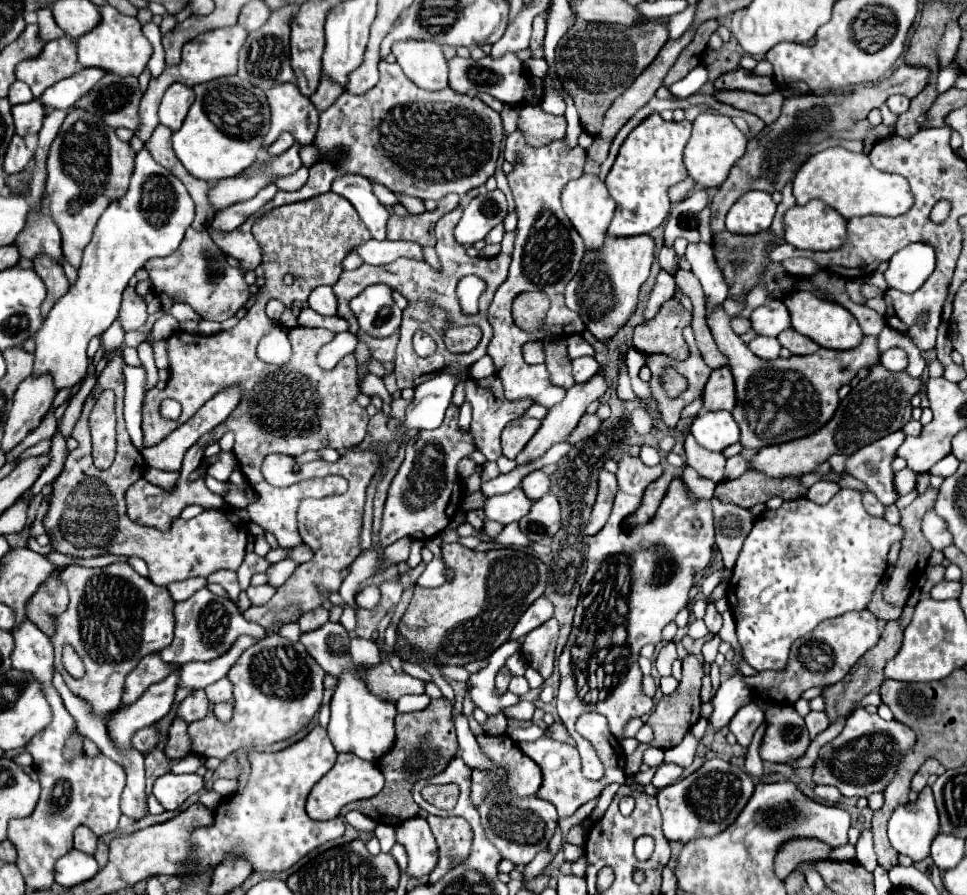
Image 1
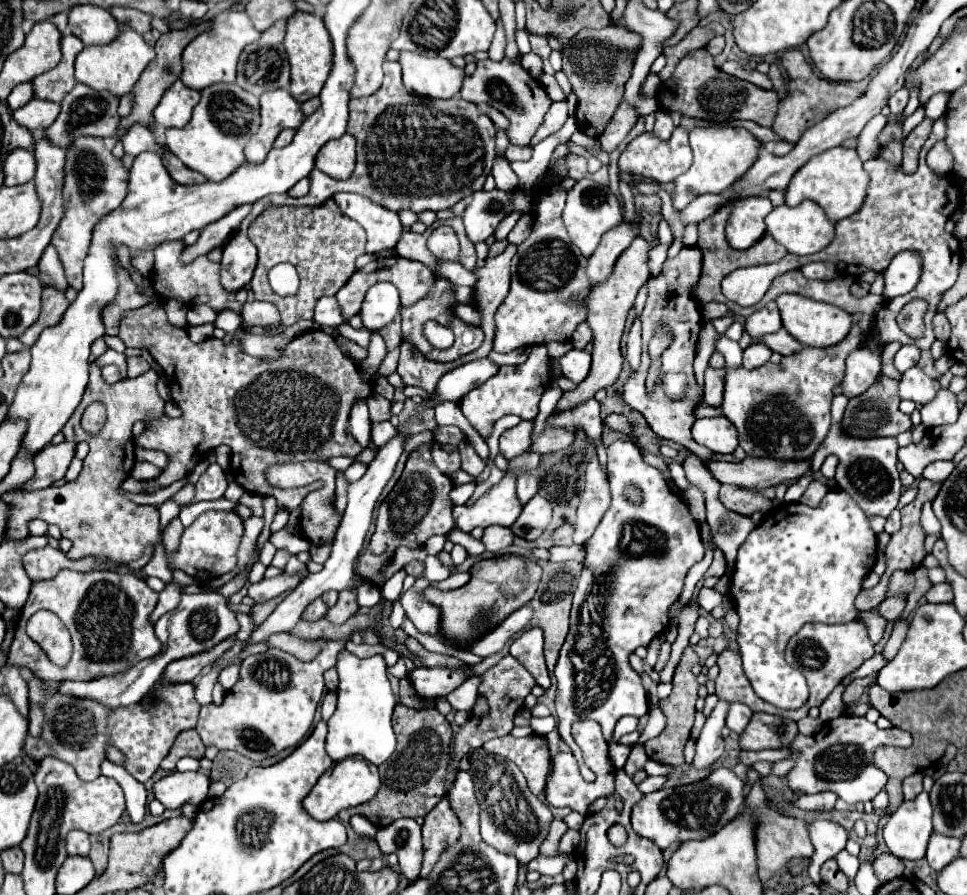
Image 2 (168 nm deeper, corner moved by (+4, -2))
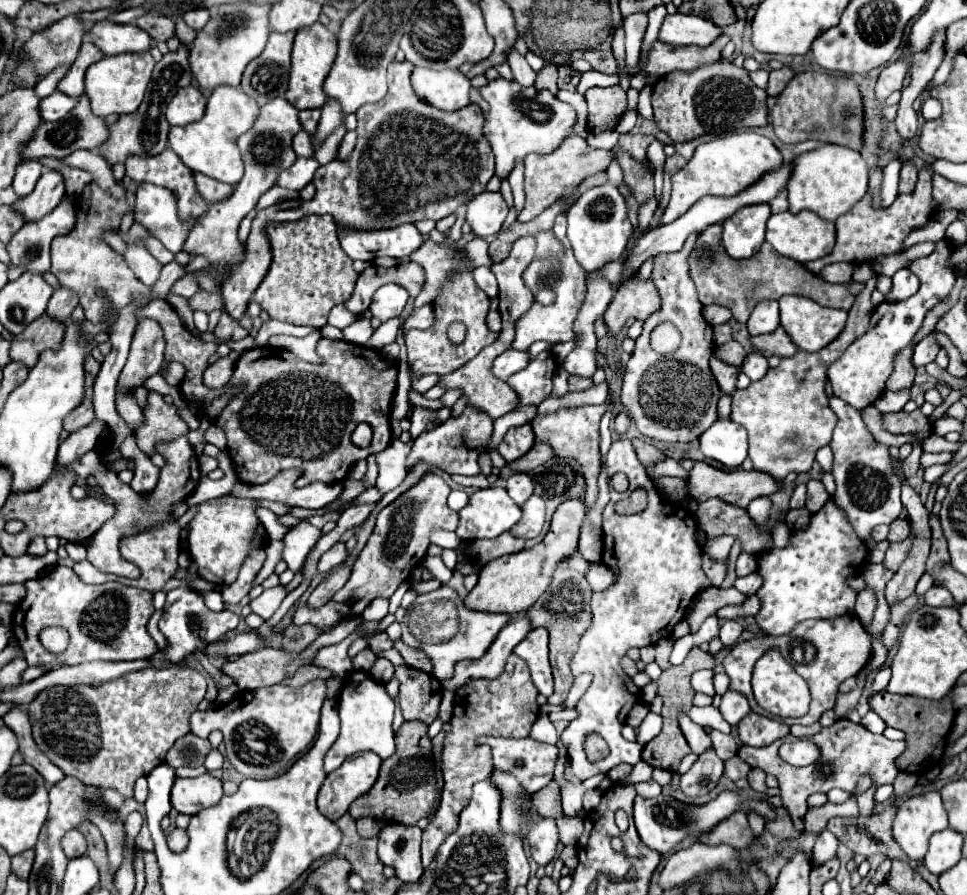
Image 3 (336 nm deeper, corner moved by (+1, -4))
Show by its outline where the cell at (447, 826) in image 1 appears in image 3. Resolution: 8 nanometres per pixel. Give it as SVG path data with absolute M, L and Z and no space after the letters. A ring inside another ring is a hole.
M515 654L507 658L507 664L501 676L493 680L477 678L455 692L455 710L451 717L451 730L445 734L443 750L441 750L441 772L443 772L445 786L441 792L439 808L429 818L429 826L423 830L421 854L423 854L425 868L431 864L443 840L455 830L461 810L469 804L473 784L481 780L489 780L495 770L491 762L489 746L477 746L477 738L481 734L503 736L503 738L527 738L531 732L531 726L535 724L539 716L539 704L535 702L537 694L539 692L531 682L527 664Z

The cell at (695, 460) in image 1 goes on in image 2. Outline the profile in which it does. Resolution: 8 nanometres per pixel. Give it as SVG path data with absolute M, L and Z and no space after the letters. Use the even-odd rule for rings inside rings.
M686 246L676 258L666 260L664 268L658 278L650 280L650 294L642 312L642 364L638 372L634 372L626 386L624 386L624 400L636 408L638 412L644 414L648 420L650 428L654 430L656 436L672 440L684 448L688 448L692 454L696 454L704 464L712 460L712 452L704 446L698 446L692 438L691 428L694 424L694 408L698 406L698 386L694 380L692 372L692 362L696 354L696 342L698 334L702 328L702 314L700 314L700 304L698 300L690 294L690 286L698 282L700 278L700 268L702 268L702 254L696 246ZM656 328L666 328L672 334L672 344L664 350L664 360L662 360L662 374L654 386L652 396L646 394L644 380L648 372L648 342L654 336Z

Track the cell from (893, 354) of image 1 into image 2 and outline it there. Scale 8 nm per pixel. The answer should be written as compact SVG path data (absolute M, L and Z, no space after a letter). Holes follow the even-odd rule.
M902 346L894 356L894 368L898 368L898 372L906 372L908 368L916 366L918 358L920 350L916 346Z

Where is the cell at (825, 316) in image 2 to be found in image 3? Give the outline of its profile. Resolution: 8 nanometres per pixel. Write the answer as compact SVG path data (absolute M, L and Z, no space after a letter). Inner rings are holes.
M783 296L779 300L779 310L781 310L781 326L785 328L789 338L795 342L795 346L805 352L817 352L825 348L829 342L833 342L845 328L845 320L847 320L845 310L823 308L817 302L801 296Z

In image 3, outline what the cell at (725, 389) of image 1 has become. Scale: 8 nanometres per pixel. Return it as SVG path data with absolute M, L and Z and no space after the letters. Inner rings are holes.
M711 358L711 372L715 376L715 380L721 386L721 392L731 394L735 390L735 382L737 382L737 366L731 366L727 362L721 362L719 358Z

